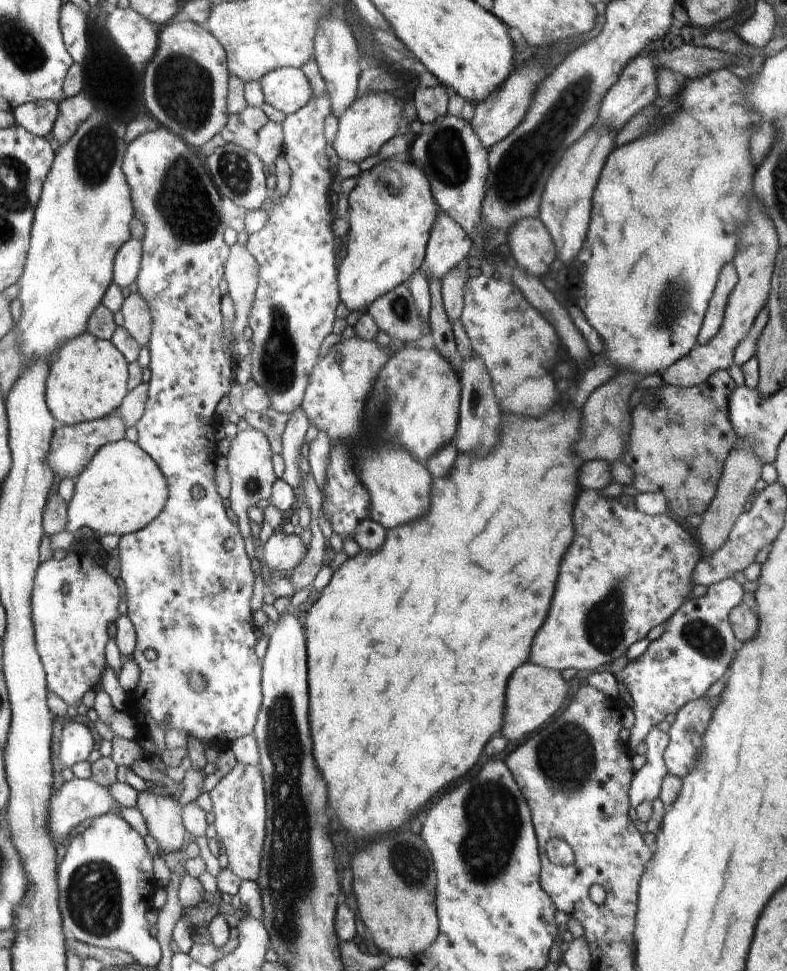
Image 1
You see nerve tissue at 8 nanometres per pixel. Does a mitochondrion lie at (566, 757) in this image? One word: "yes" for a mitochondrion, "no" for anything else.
yes

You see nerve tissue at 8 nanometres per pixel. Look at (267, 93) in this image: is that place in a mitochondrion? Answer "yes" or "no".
no

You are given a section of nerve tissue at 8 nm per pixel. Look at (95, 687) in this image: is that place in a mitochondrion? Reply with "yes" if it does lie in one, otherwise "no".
no

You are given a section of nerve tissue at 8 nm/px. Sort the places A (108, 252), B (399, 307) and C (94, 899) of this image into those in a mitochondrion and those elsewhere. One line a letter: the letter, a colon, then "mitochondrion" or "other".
A: other
B: mitochondrion
C: mitochondrion

